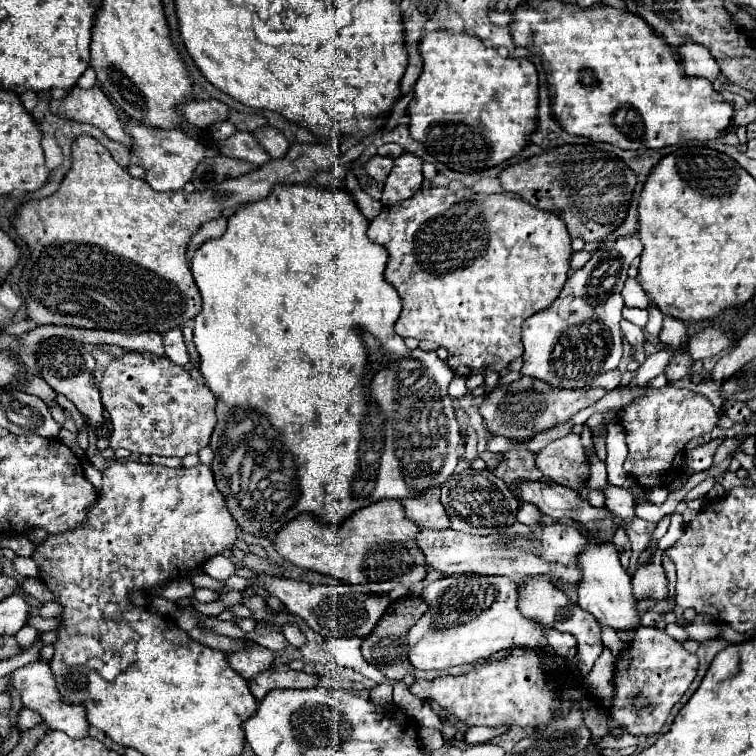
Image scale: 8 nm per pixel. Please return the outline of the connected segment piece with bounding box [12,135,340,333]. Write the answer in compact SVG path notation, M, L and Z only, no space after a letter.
M80 135L72 143L72 167L62 179L60 189L46 199L20 205L12 217L14 229L30 249L18 283L28 319L36 325L52 323L128 333L166 333L168 329L182 327L200 311L200 293L186 259L188 241L198 227L206 221L218 219L220 211L226 207L238 207L268 197L276 183L308 183L318 171L333 167L339 145L335 140L292 144L284 157L272 159L238 179L226 179L214 191L158 193L150 189L144 179L134 179L124 167L120 167L108 149L94 137Z

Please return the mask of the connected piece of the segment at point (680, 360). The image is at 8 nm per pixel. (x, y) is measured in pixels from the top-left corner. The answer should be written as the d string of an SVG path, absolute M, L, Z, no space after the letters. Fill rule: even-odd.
M678 353L678 357L674 357L674 361L666 367L666 379L668 381L678 381L686 375L692 373L692 363L690 357L686 357L686 353Z

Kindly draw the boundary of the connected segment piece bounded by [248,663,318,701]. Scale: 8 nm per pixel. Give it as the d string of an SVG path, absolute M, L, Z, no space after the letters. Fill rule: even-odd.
M276 663L270 669L260 671L248 681L252 695L262 701L272 689L310 689L316 687L318 677L304 671L290 671L286 663Z

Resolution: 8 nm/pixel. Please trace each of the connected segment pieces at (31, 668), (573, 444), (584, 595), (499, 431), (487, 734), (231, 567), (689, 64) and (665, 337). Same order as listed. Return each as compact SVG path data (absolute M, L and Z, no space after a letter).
M28 663L24 667L18 667L16 671L10 673L10 681L8 681L8 689L14 689L20 699L22 699L22 707L36 711L44 723L48 723L50 729L54 731L64 731L66 735L74 737L74 739L82 739L88 733L88 721L86 721L86 713L82 705L66 705L62 701L62 697L58 697L56 685L54 685L54 677L50 673L50 665L48 663Z
M574 433L556 439L554 445L538 451L536 467L544 473L544 477L550 477L552 481L572 489L578 489L578 485L590 477L580 435Z
M586 539L584 551L576 557L576 565L582 573L578 583L578 605L592 613L600 625L608 625L612 629L636 629L640 623L640 615L636 613L636 601L630 593L630 575L620 563L620 551L614 543L596 543L594 539Z
M534 379L532 389L522 391L510 391L504 387L494 389L486 395L486 399L480 405L480 415L484 417L484 423L492 435L502 435L510 439L530 439L536 433L558 425L566 419L570 419L574 413L578 413L584 407L594 405L598 399L602 399L610 389L604 387L584 387L584 389L560 389L550 387L544 381Z
M471 727L469 728L469 732L465 734L464 741L469 745L474 745L479 742L489 741L490 739L500 736L507 731L506 727L500 727L500 729L492 729L487 727L476 727L473 733L470 733Z
M224 555L212 557L212 559L208 561L208 565L204 565L204 573L208 573L210 577L214 577L214 579L218 579L218 581L226 581L228 577L236 575L236 569L238 569L238 567L236 567L228 557L224 557Z
M692 41L684 43L678 49L678 55L682 59L686 75L706 77L708 81L716 81L720 77L718 61L704 47L700 47L698 43L692 43Z
M664 317L662 323L662 333L660 333L660 341L669 346L670 349L684 350L682 347L688 342L686 325L680 319L674 317Z

